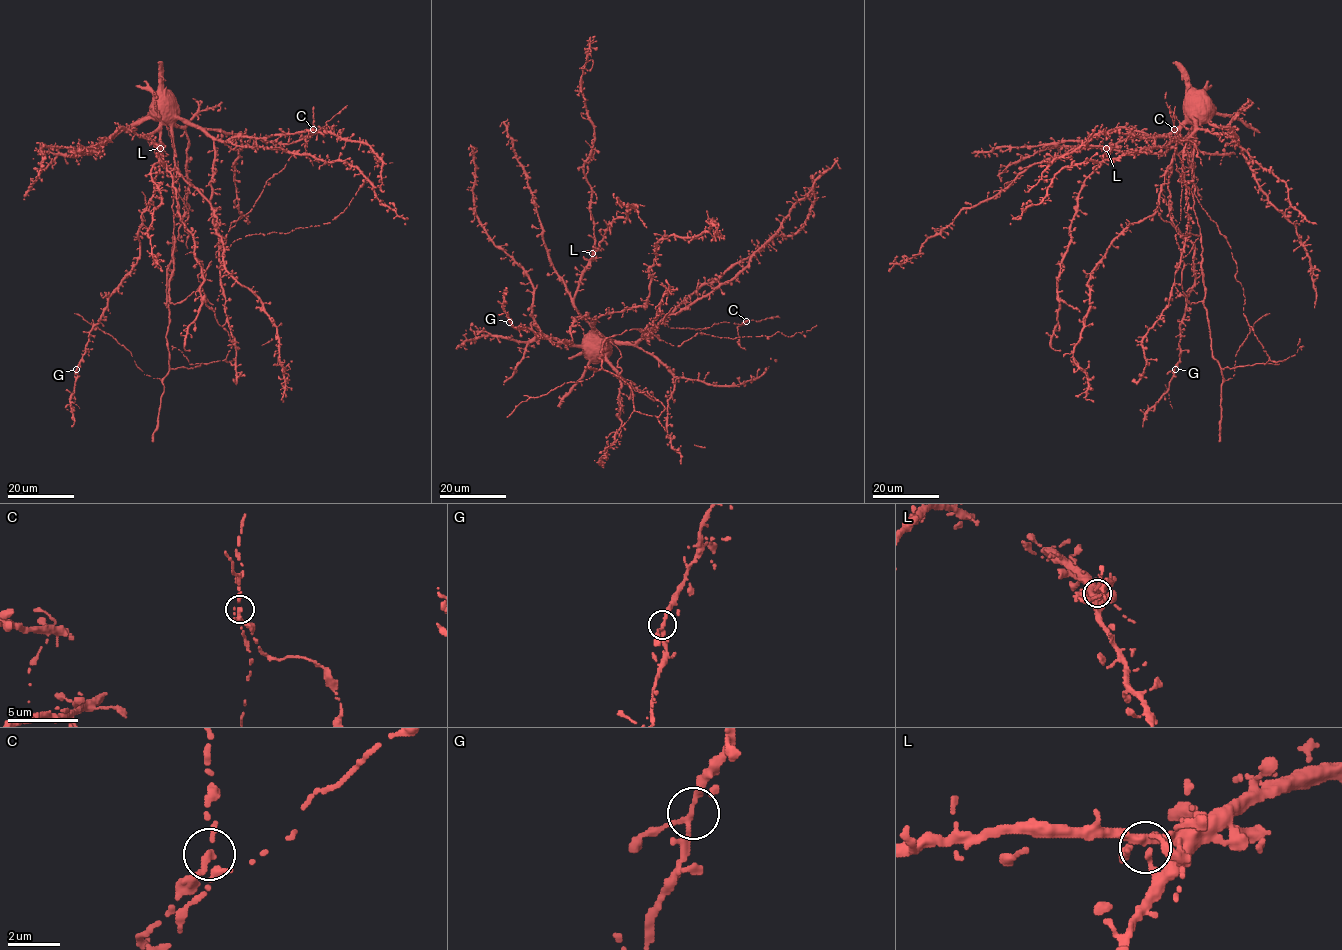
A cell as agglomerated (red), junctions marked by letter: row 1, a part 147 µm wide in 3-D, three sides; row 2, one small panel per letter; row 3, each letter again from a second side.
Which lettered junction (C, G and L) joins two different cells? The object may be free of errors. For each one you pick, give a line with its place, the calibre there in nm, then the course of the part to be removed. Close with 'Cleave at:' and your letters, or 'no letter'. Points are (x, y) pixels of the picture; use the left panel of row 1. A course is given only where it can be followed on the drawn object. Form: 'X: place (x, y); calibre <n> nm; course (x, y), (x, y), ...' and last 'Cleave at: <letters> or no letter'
C: place (313, 129); calibre 200 nm; course (313, 129), (305, 139), (306, 155), (313, 165)
Cleave at: C

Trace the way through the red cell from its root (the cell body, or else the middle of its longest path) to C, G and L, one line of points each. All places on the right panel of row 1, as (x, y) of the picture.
C: (1185, 101), (1195, 129), (1183, 152), (1188, 222), (1182, 248), (1176, 238), (1181, 179), (1174, 156), (1174, 129)
G: (1185, 101), (1185, 123), (1168, 179), (1169, 213), (1194, 246), (1195, 285), (1186, 297), (1175, 369)
L: (1185, 101), (1185, 119), (1174, 130), (1165, 134), (1134, 136), (1106, 148)

